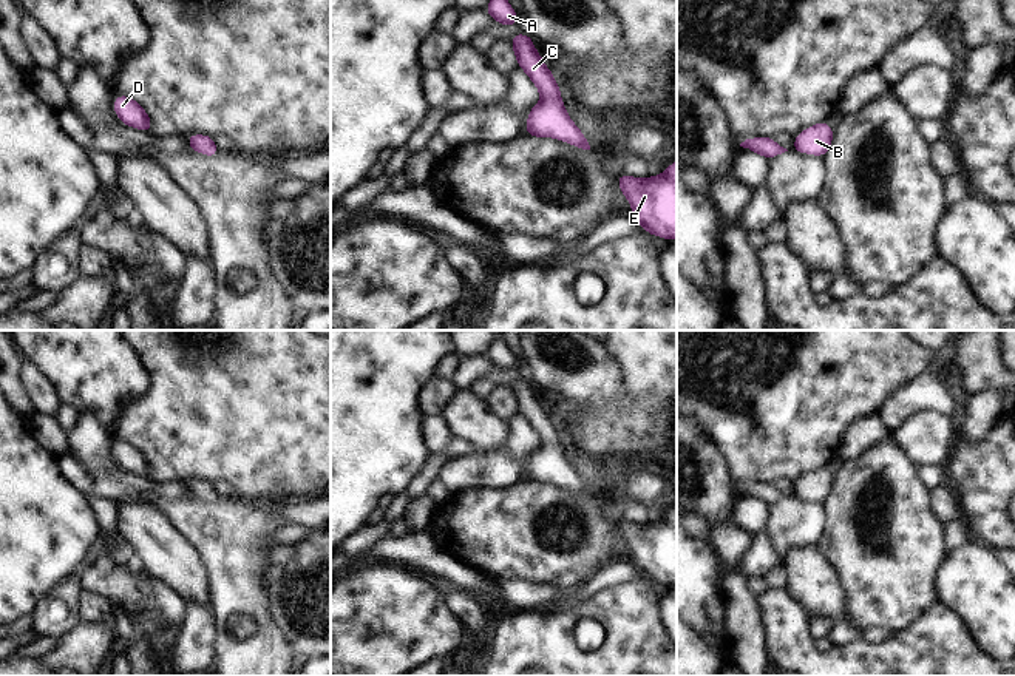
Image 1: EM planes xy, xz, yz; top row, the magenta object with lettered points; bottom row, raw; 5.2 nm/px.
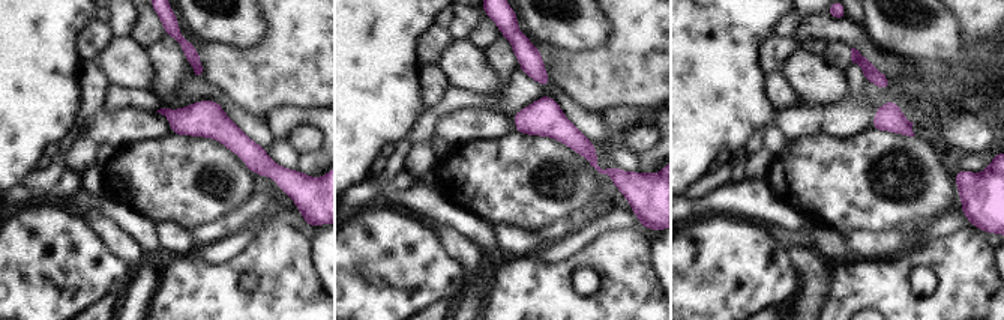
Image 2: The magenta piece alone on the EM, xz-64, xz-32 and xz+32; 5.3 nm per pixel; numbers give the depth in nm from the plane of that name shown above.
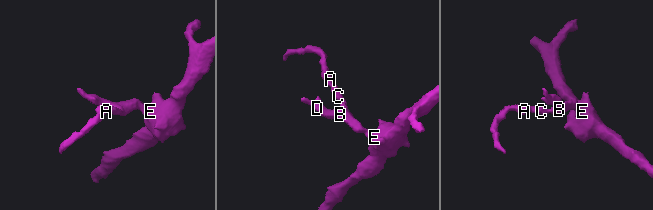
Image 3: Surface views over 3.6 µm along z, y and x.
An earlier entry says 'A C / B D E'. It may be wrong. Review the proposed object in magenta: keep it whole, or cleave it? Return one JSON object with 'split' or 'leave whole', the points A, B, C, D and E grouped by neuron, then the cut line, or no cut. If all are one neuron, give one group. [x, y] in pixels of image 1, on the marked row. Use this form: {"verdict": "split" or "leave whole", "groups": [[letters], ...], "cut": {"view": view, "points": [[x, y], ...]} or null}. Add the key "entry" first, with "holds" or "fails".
{"entry": "fails", "verdict": "leave whole", "groups": [["A", "B", "C", "D", "E"]], "cut": null}

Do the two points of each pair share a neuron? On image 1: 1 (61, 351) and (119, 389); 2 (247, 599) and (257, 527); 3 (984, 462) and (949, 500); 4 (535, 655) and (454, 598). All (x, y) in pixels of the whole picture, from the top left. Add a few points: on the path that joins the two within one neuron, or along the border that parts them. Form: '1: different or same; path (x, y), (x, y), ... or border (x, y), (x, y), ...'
1: same; path (74, 351), (82, 352), (105, 375)
2: same; path (247, 581), (247, 545)
3: different; border (955, 491), (960, 513)
4: different; border (498, 616), (493, 625), (493, 641), (484, 659)

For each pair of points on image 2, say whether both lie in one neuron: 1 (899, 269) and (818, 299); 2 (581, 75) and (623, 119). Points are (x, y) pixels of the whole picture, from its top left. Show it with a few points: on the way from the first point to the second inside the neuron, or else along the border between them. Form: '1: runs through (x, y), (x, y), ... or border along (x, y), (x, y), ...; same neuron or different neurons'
1: border along (833, 266), (833, 287), (824, 304); different neurons
2: border along (647, 107), (611, 105), (601, 113); different neurons

